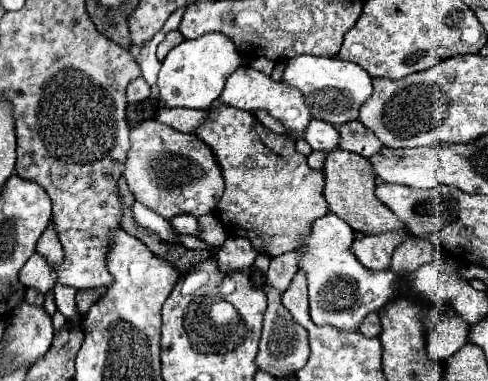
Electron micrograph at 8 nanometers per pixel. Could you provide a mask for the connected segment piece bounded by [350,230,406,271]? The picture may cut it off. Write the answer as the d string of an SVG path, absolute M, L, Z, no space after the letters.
M384 232L374 236L364 236L362 240L354 240L352 254L358 258L358 262L373 270L385 270L389 268L391 257L396 248L404 240L404 232Z

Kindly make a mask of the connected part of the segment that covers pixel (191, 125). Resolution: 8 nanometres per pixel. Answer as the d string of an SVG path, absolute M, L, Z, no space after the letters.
M158 108L156 116L158 122L172 126L180 132L194 132L196 126L200 126L206 118L206 110L180 110L180 108Z

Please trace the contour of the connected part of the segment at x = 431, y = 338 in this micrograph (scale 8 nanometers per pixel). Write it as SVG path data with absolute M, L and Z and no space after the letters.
M450 306L448 312L450 316L428 334L428 354L438 362L444 362L466 344L468 324Z

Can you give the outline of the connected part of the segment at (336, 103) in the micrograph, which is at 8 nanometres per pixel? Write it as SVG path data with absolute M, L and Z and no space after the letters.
M296 56L292 60L288 60L284 76L282 76L288 84L296 86L304 98L306 104L312 112L312 118L324 120L334 124L336 128L358 120L358 112L362 108L362 104L372 96L374 86L372 86L372 78L370 74L364 72L364 68L344 62L340 58L316 58L316 56Z

